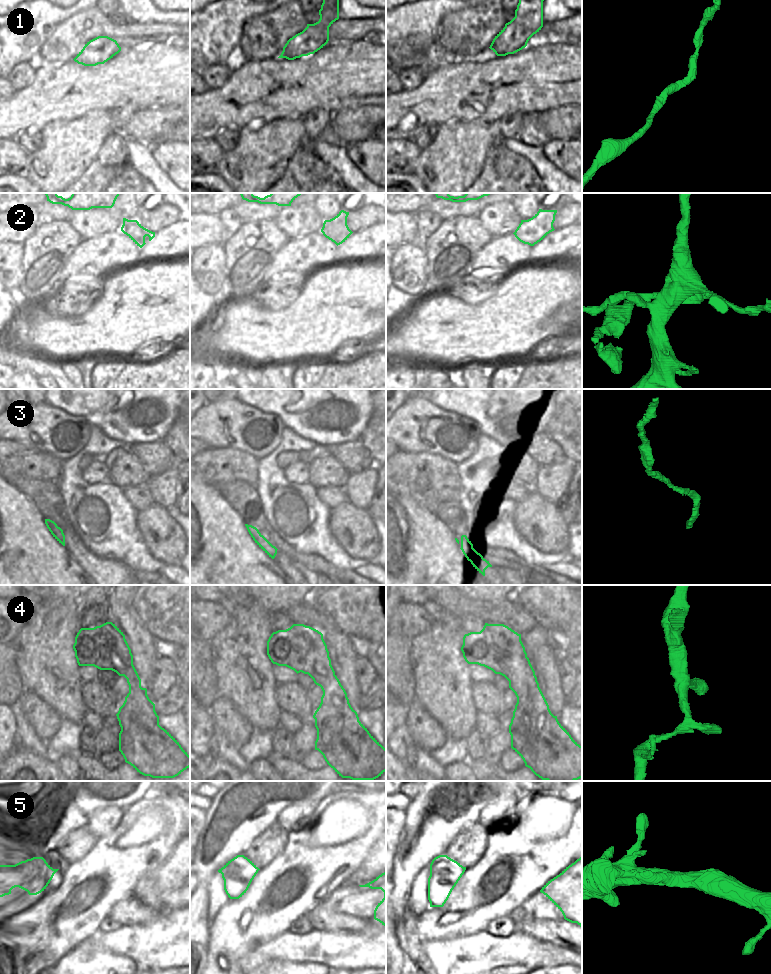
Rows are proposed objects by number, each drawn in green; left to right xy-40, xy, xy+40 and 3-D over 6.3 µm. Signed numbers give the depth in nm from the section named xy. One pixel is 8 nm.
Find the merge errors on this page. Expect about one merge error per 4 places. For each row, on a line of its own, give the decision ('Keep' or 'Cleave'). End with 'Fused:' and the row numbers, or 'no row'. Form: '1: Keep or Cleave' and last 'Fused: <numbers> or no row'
1: Keep
2: Cleave
3: Keep
4: Keep
5: Keep
Fused: 2.

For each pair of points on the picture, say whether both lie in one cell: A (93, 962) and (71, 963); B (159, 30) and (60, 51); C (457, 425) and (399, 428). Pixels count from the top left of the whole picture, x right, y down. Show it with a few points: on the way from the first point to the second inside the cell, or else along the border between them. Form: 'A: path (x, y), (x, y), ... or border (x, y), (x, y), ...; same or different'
A: path (88, 963), (76, 963); same
B: path (134, 32), (85, 30); same
C: path (443, 428), (413, 428); same

